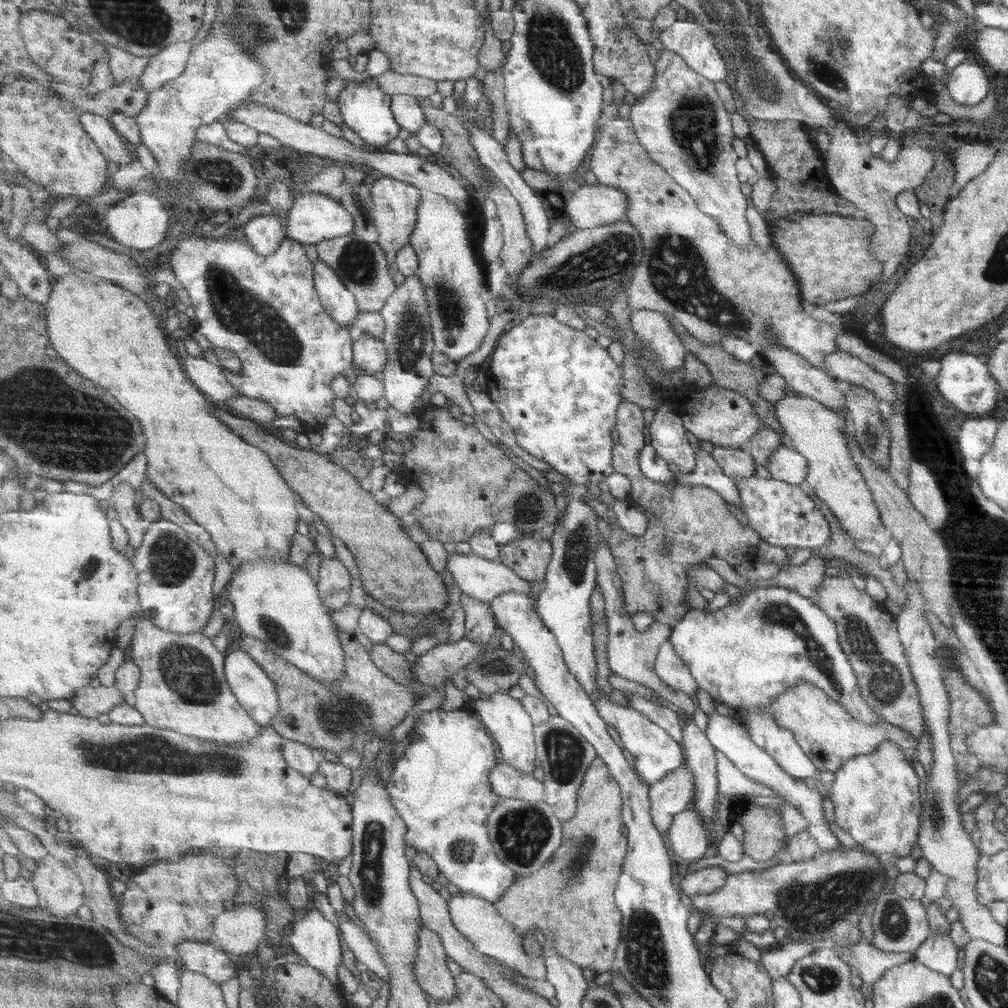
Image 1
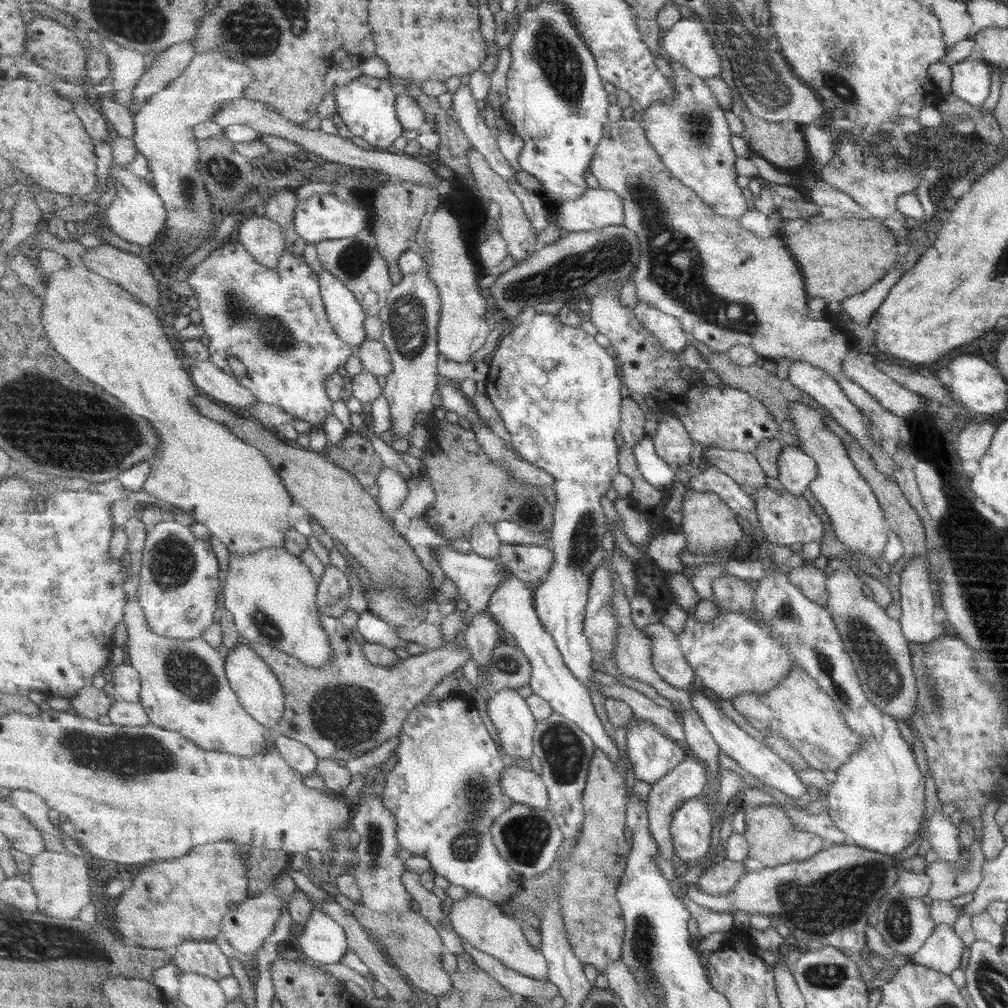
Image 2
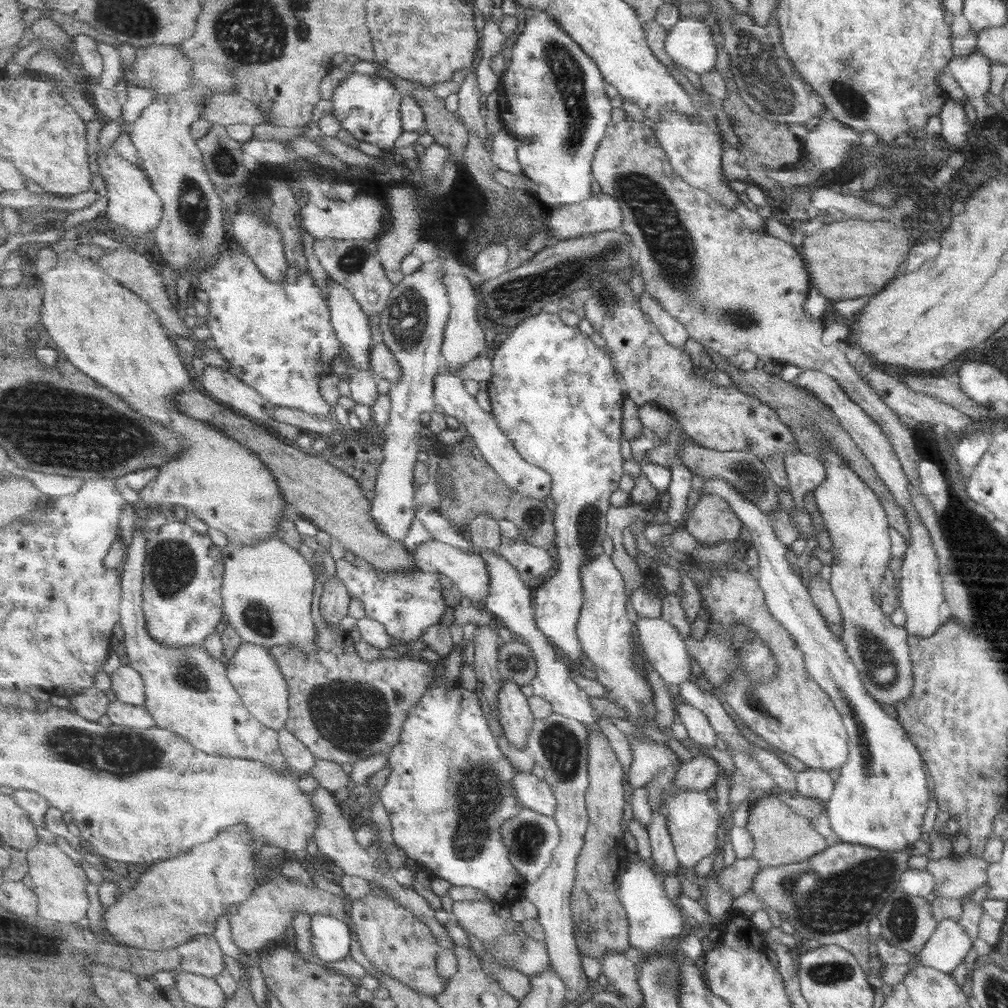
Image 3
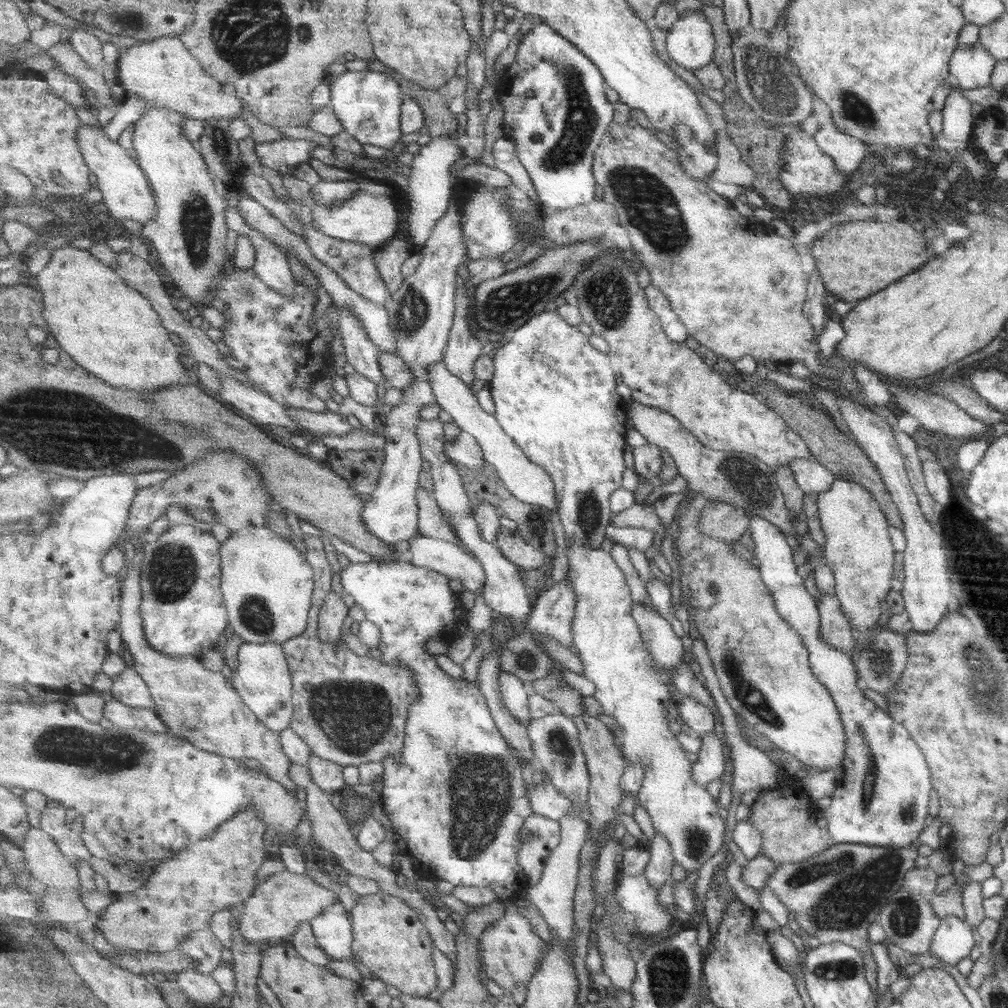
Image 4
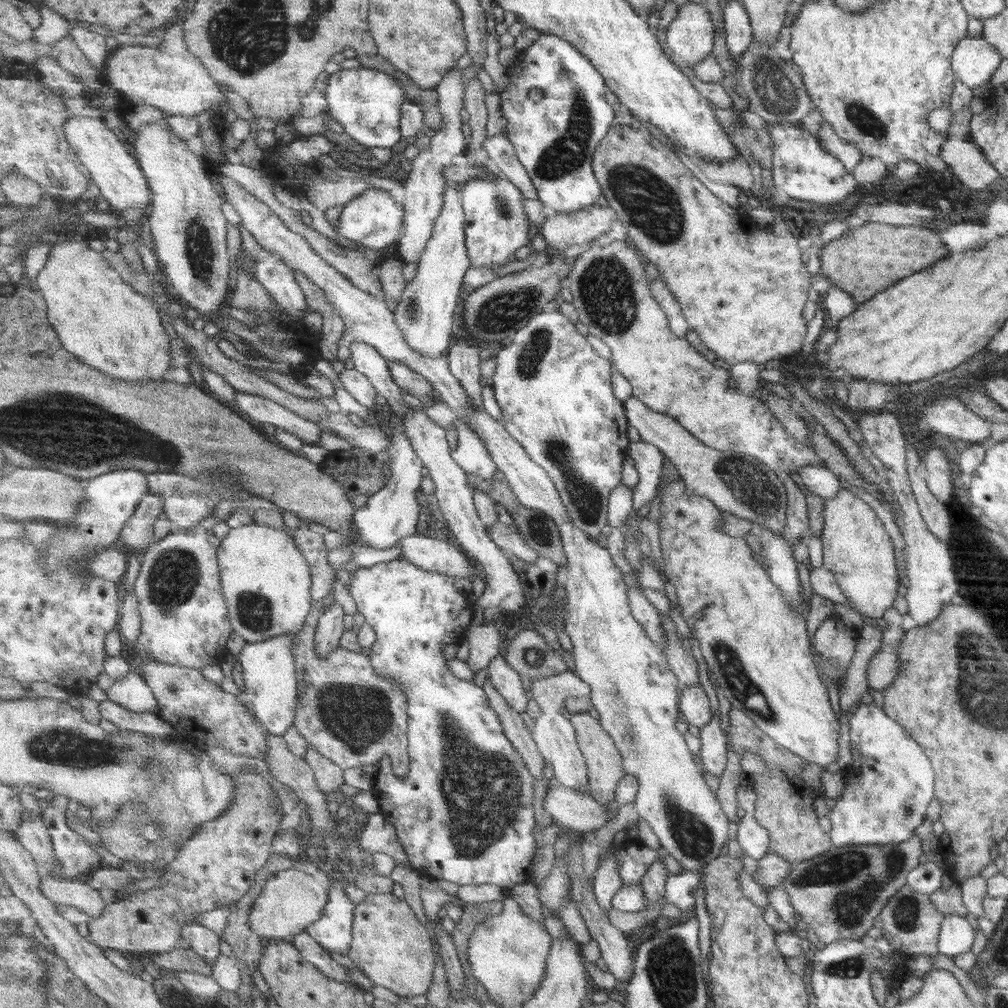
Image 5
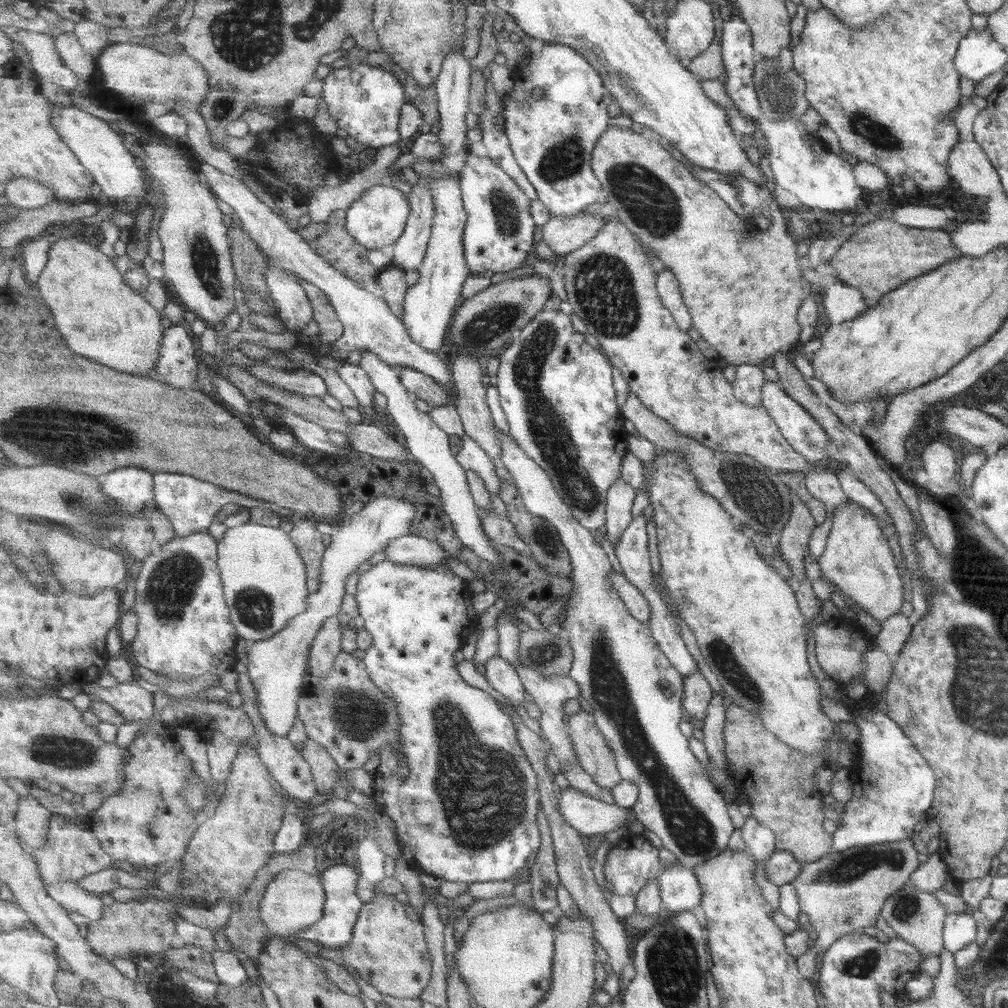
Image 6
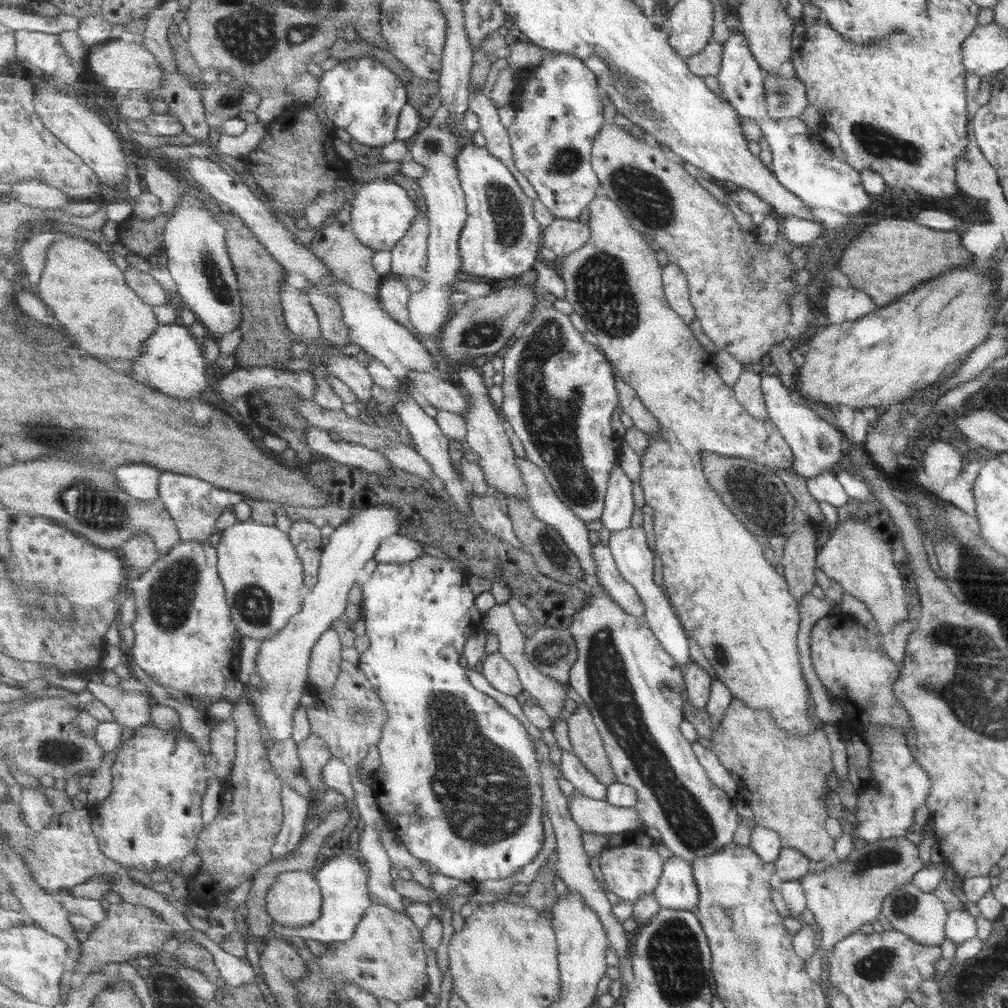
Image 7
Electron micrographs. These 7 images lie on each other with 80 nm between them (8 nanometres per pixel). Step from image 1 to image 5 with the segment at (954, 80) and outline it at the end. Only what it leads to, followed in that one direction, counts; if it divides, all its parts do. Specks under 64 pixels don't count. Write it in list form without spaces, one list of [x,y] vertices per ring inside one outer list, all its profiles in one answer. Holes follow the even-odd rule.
[[[963,37],[957,41],[950,56],[950,67],[967,88],[990,80],[1002,58],[983,37]]]

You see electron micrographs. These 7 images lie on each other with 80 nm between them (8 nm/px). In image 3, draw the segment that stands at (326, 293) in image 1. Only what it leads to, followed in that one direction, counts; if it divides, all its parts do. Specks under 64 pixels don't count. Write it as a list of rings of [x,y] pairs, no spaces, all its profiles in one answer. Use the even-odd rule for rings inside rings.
[[[327,277],[328,305],[331,324],[342,341],[342,348],[351,358],[356,370],[372,371],[370,352],[374,340],[370,316],[367,315],[353,293],[342,284]]]

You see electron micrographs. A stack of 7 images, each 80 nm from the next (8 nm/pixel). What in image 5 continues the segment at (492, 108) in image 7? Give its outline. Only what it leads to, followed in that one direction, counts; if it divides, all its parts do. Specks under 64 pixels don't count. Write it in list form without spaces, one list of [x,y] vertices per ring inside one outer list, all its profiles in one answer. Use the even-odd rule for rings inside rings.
[[[505,131],[487,137],[484,149],[489,156],[490,164],[501,171],[501,174],[510,182],[513,182],[521,190],[523,196],[527,199],[539,200],[537,188],[523,163],[517,158],[514,144]]]

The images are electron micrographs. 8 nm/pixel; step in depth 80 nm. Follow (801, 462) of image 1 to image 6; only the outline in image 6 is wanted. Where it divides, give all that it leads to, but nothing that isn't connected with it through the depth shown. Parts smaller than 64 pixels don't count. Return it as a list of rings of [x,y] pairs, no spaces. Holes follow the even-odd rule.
[[[807,470],[804,472],[804,485],[807,492],[826,508],[834,508],[846,501],[836,475],[829,470]]]

